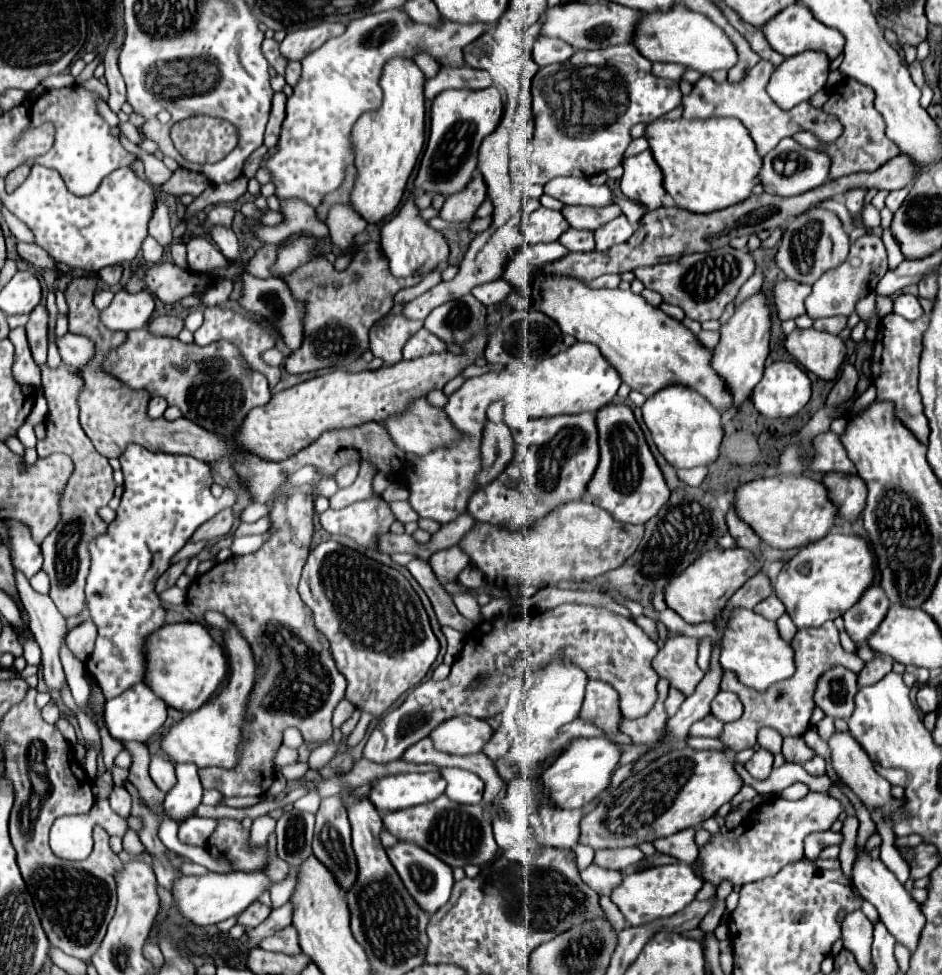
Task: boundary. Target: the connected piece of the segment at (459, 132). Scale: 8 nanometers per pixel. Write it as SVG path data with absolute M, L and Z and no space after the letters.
M496 87L480 91L448 89L432 101L430 117L430 137L418 167L414 187L424 193L440 193L448 197L466 189L472 173L478 169L478 147L502 119L502 97Z

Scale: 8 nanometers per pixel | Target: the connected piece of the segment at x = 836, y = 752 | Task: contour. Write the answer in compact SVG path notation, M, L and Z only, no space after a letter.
M834 731L834 735L828 739L830 745L830 765L836 771L836 775L864 801L864 805L872 811L872 809L882 809L884 815L888 817L888 813L892 813L894 809L898 809L904 799L896 801L890 797L890 783L886 783L886 779L882 779L882 775L878 775L874 771L874 765L870 763L870 757L866 755L866 751L862 751L862 747L858 747L858 741L850 735L850 733L842 733L842 731Z

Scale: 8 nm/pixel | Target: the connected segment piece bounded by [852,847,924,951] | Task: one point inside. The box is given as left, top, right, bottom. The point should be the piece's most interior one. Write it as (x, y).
(875, 882)

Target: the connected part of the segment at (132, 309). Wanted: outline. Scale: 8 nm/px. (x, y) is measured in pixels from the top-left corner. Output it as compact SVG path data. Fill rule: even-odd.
M144 289L140 293L118 291L104 311L100 311L100 321L114 331L132 331L142 329L154 311L154 299Z

